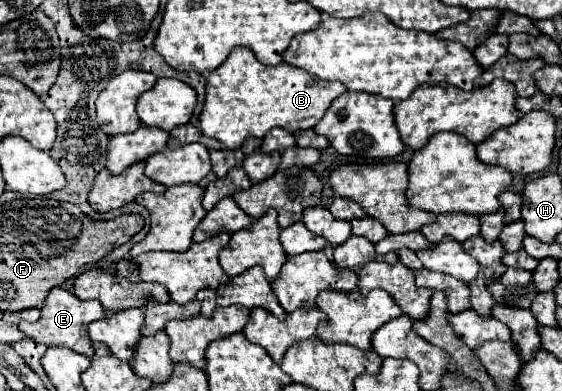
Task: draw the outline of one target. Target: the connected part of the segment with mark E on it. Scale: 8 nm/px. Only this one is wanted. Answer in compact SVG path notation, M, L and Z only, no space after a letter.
M54 287L50 291L46 303L42 305L42 317L36 323L22 323L20 329L26 333L26 337L34 339L36 343L44 343L48 347L68 347L76 353L92 357L94 347L88 337L88 323L96 321L96 319L104 319L104 317L106 317L106 311L102 309L102 305L96 299L80 301L74 293L70 293L62 287Z

